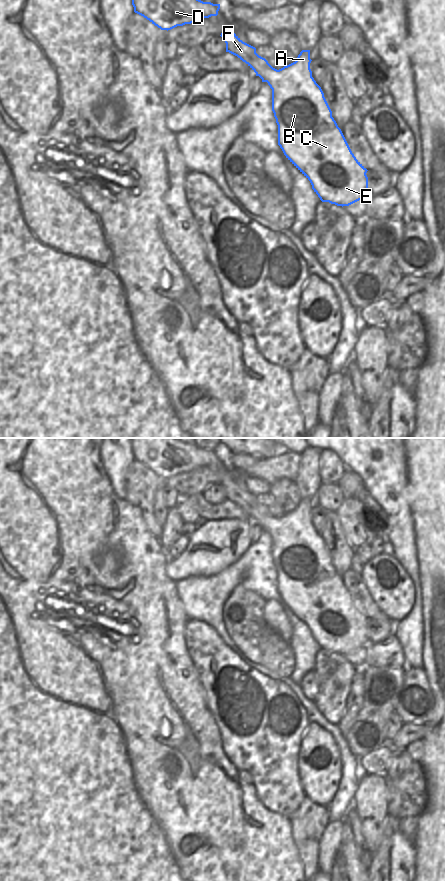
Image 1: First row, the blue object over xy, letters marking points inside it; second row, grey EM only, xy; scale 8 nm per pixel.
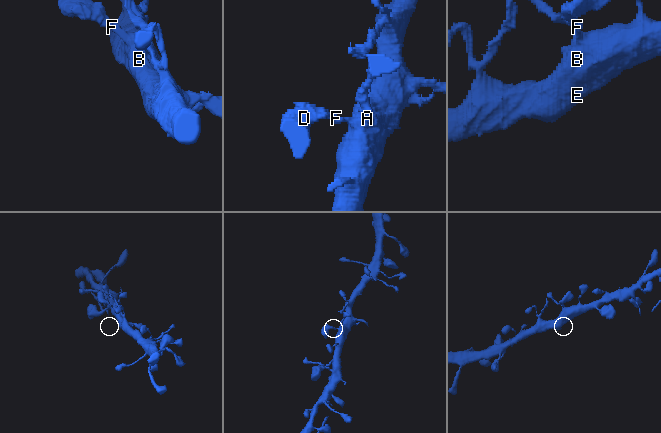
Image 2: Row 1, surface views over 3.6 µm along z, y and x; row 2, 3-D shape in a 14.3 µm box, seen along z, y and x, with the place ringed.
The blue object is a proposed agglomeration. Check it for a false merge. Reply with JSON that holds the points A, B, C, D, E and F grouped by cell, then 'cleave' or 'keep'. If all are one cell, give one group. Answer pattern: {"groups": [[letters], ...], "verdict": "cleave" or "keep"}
{"groups": [["A", "B", "C", "D", "E", "F"]], "verdict": "keep"}

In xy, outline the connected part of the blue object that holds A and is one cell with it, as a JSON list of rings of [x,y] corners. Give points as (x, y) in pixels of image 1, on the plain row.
[[[228,474],[220,483],[226,491],[226,500],[237,504],[255,521],[267,530],[272,537],[272,559],[278,573],[278,593],[286,606],[310,629],[312,637],[322,650],[337,654],[349,654],[362,646],[368,639],[367,617],[352,601],[341,577],[332,565],[332,559],[324,545],[321,535],[312,525],[310,517],[310,498],[302,498],[295,510],[277,518],[268,509],[256,501],[256,496],[243,490]]]

